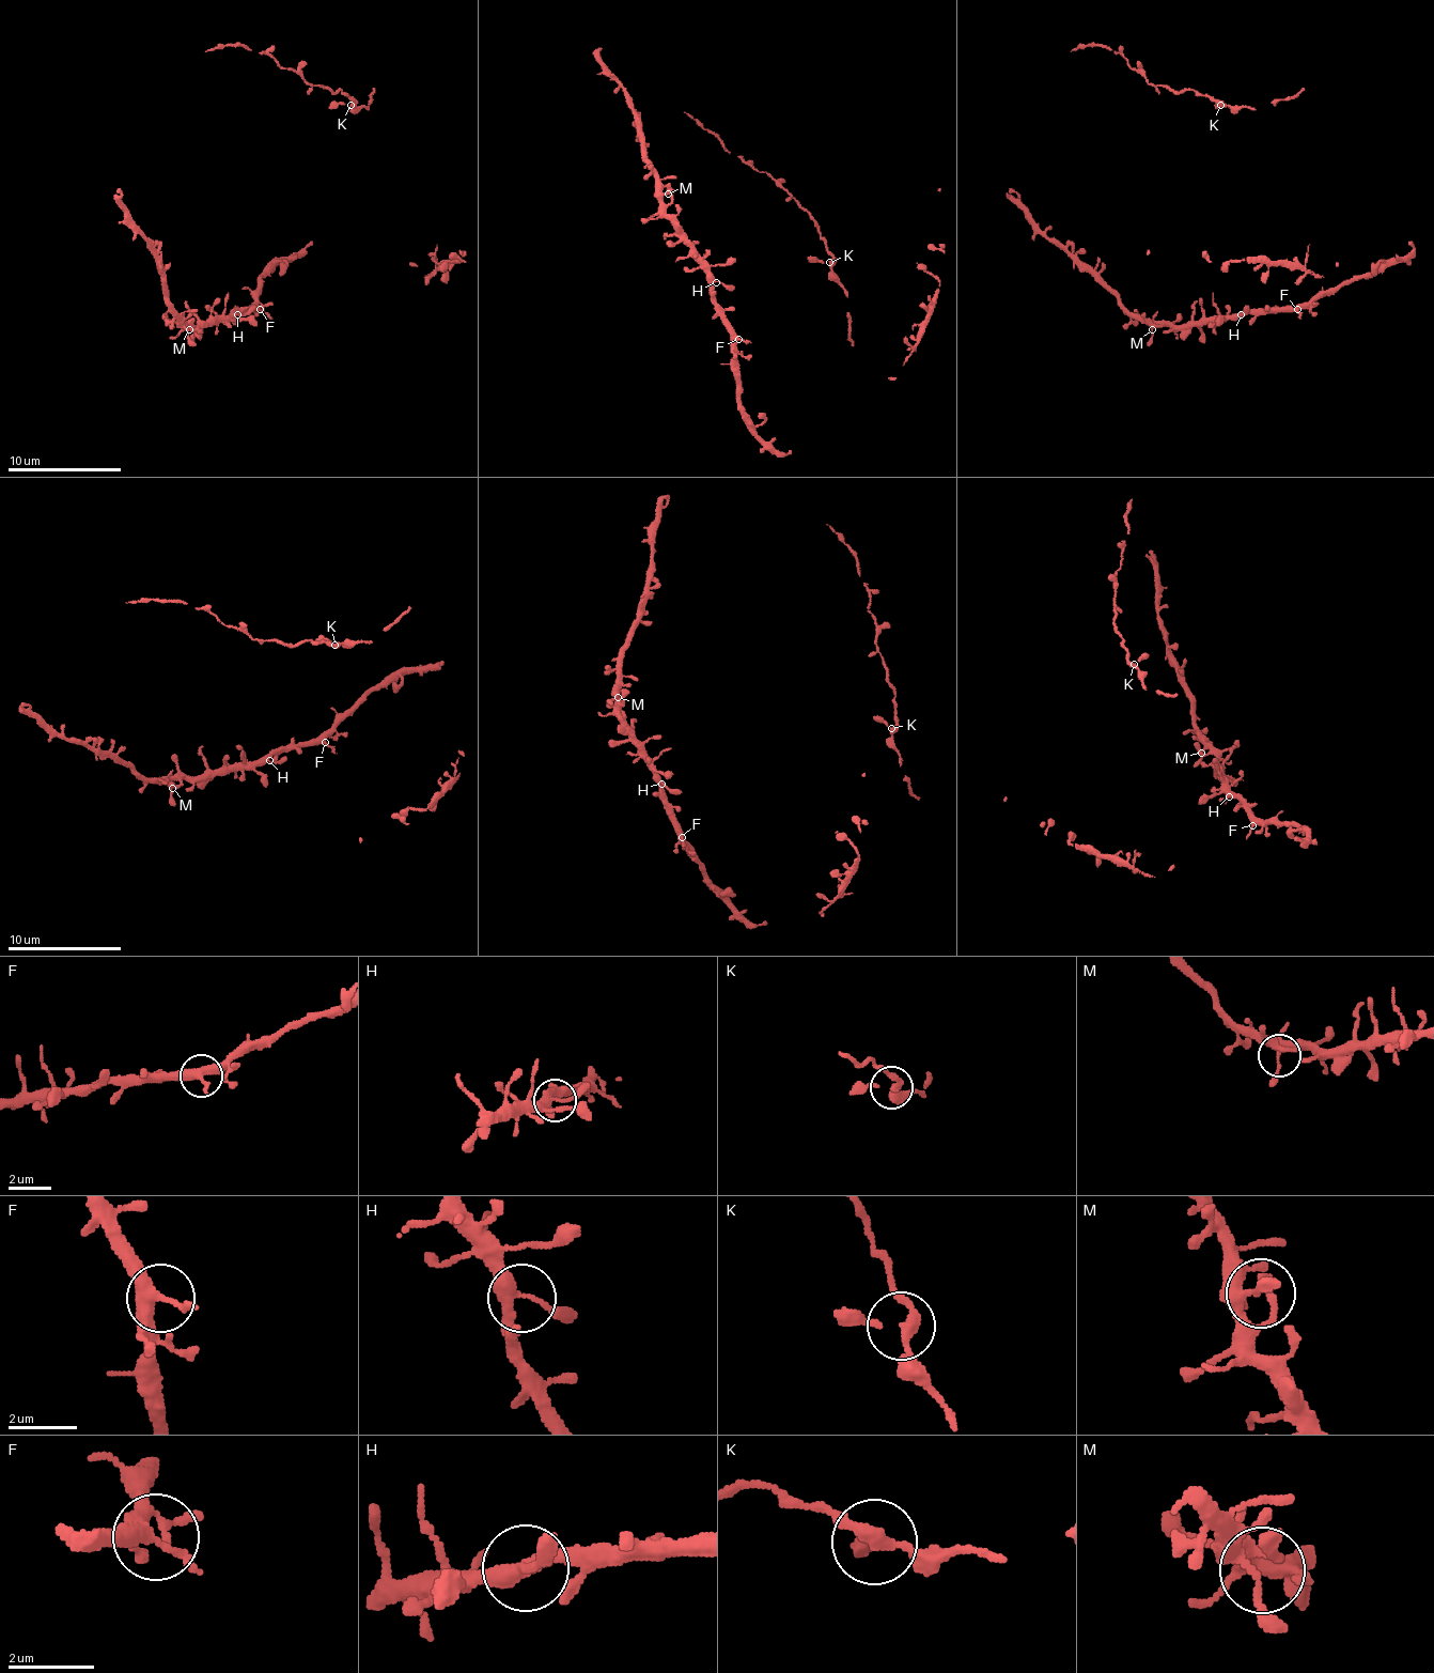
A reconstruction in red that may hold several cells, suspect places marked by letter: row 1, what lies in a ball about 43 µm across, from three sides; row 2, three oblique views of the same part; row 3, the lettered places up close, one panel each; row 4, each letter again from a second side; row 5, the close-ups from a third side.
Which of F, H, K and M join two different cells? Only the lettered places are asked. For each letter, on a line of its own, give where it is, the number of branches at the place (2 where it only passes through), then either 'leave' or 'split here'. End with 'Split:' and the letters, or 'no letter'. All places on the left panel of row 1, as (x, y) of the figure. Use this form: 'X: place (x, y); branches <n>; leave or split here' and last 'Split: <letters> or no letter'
F: place (260, 309); branches 4; leave
H: place (237, 314); branches 3; leave
K: place (351, 105); branches 3; leave
M: place (189, 329); branches 4; leave
Split: no letter

